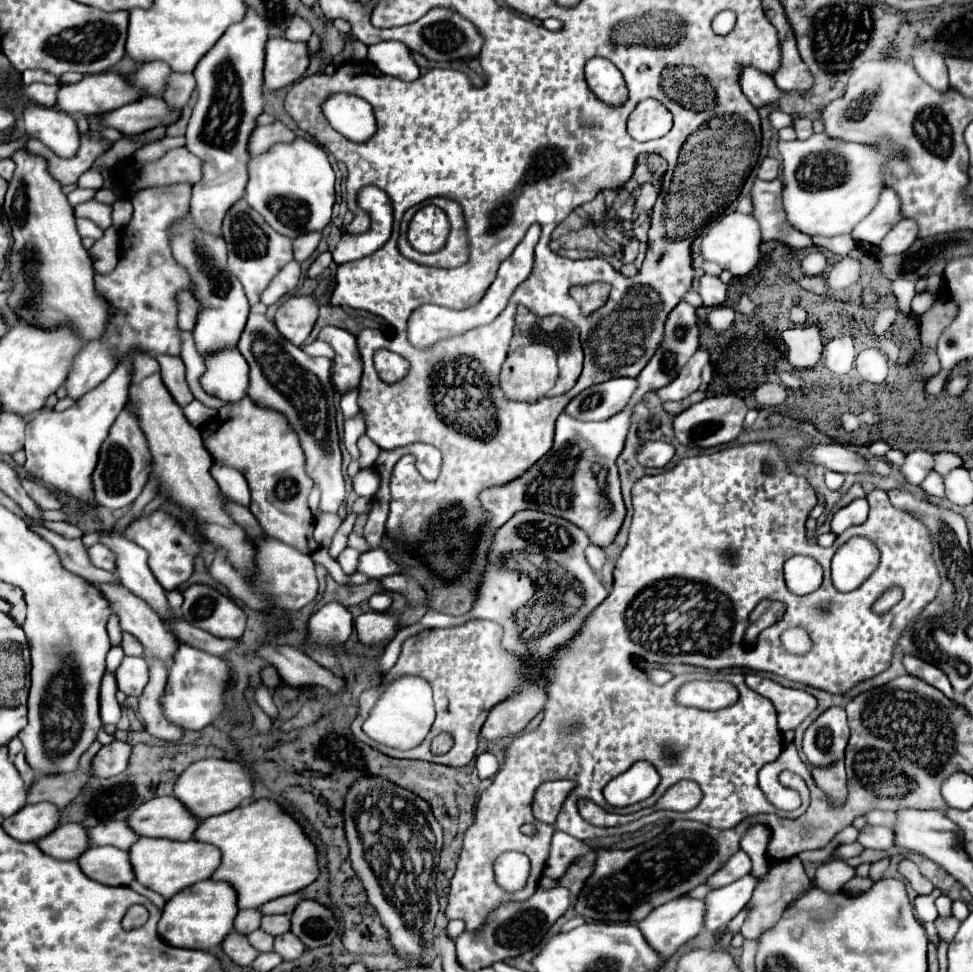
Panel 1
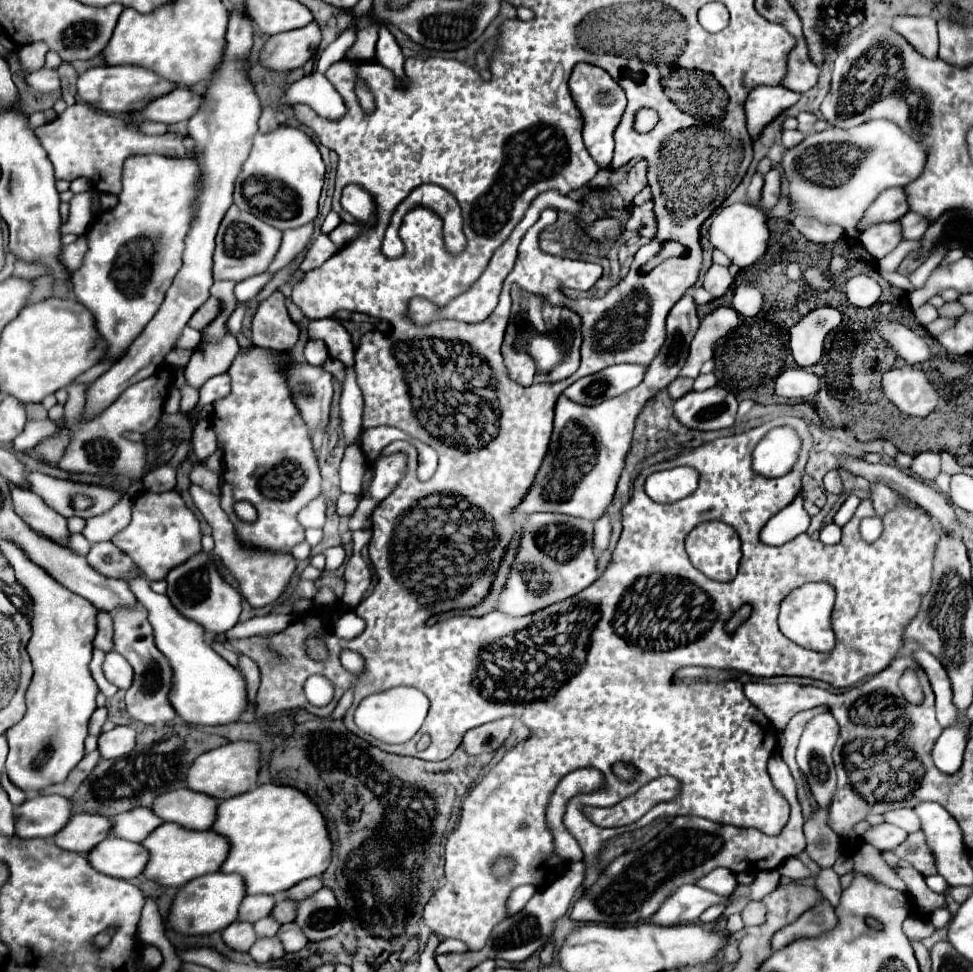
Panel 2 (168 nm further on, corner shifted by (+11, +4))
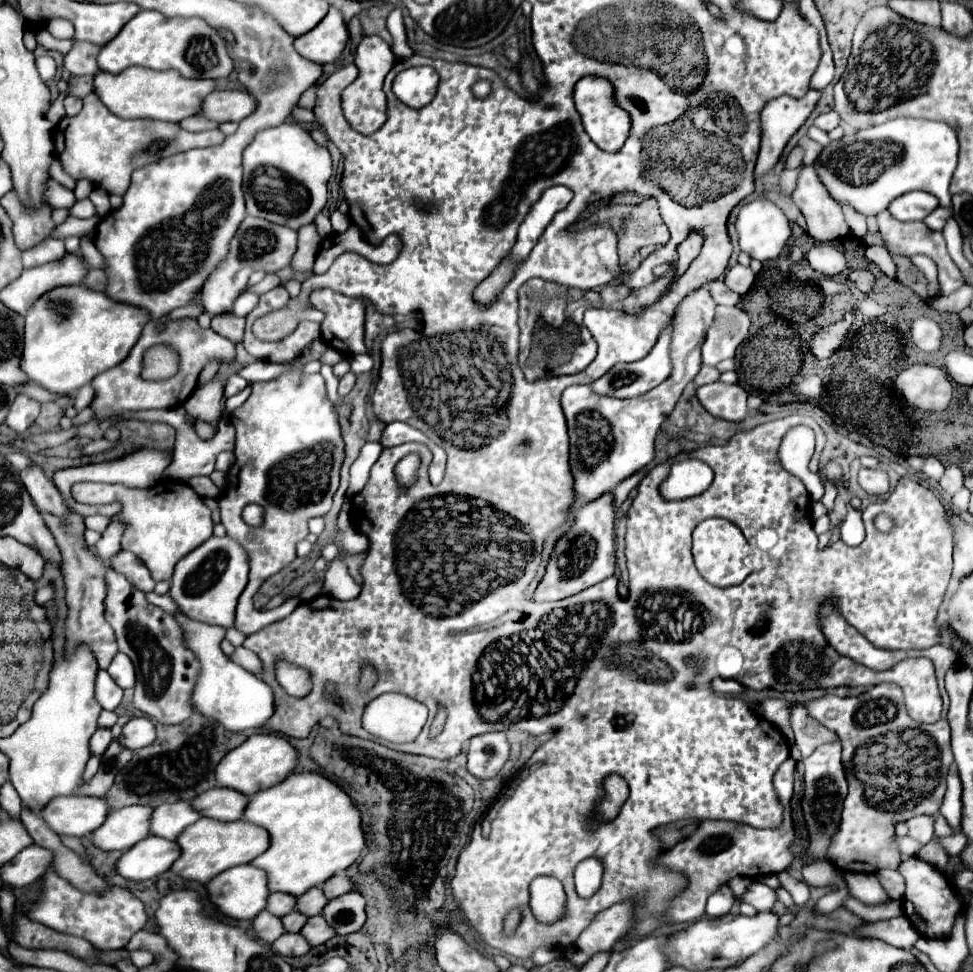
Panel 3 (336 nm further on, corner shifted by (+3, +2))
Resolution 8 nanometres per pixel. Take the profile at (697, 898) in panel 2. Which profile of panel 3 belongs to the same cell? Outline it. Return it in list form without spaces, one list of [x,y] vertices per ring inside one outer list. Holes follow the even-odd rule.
[[[753,882],[743,898],[737,898],[737,902],[749,902],[755,906],[757,912],[767,912],[773,910],[775,902],[777,902],[777,892],[769,886],[765,886],[763,882]]]

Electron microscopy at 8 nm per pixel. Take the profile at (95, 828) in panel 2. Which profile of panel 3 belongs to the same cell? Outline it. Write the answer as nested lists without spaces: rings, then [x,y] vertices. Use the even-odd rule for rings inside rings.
[[[145,806],[113,810],[105,824],[95,830],[93,844],[101,850],[129,850],[139,840],[151,836],[151,814],[153,808]]]

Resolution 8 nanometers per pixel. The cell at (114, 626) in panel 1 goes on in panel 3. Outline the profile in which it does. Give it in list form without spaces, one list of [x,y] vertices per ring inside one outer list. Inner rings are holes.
[[[99,670],[97,682],[95,682],[95,698],[105,710],[115,710],[123,698],[123,690],[113,682],[113,678],[105,672]]]

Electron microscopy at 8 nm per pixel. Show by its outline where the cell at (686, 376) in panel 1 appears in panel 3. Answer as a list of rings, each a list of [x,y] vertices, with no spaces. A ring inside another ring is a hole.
[[[717,306],[713,326],[703,344],[703,364],[715,366],[721,360],[733,358],[739,344],[749,334],[749,316],[739,308]]]

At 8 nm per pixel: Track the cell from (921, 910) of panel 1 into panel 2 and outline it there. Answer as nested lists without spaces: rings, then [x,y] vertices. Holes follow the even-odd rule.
[[[939,874],[927,876],[925,878],[926,884],[930,889],[938,894],[942,894],[948,887],[945,879]]]

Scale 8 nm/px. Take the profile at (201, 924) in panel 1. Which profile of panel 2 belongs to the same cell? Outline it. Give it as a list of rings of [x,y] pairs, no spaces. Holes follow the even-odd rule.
[[[213,872],[193,878],[175,894],[167,916],[167,928],[183,936],[205,936],[223,930],[225,926],[237,920],[237,908],[243,896],[245,896],[245,886],[239,874]]]

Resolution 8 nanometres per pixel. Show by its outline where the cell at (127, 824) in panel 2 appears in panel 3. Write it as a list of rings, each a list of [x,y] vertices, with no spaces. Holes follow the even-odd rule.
[[[191,802],[163,804],[163,808],[155,808],[155,812],[153,812],[151,832],[155,836],[175,840],[179,836],[179,832],[183,832],[187,826],[191,826],[199,818],[201,818],[201,812],[197,812],[191,806]]]

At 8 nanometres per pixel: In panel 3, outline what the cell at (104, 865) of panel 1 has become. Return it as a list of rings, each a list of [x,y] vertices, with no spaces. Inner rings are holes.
[[[149,836],[129,848],[117,862],[117,872],[127,880],[149,880],[173,866],[181,856],[177,842]]]

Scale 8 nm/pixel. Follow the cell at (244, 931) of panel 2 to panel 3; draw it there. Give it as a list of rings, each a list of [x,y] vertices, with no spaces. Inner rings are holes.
[[[263,910],[257,918],[255,918],[255,932],[261,940],[265,942],[275,942],[281,934],[285,934],[285,928],[283,928],[283,922],[279,916]]]

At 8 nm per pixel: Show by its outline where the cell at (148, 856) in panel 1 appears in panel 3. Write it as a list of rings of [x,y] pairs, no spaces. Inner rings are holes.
[[[201,818],[195,824],[191,824],[179,838],[177,844],[183,846],[183,856],[171,866],[171,872],[179,874],[187,880],[197,882],[209,882],[223,870],[239,864],[247,864],[261,856],[269,848],[269,834],[265,828],[257,824],[249,824],[247,820],[237,822],[219,822],[211,818]]]

